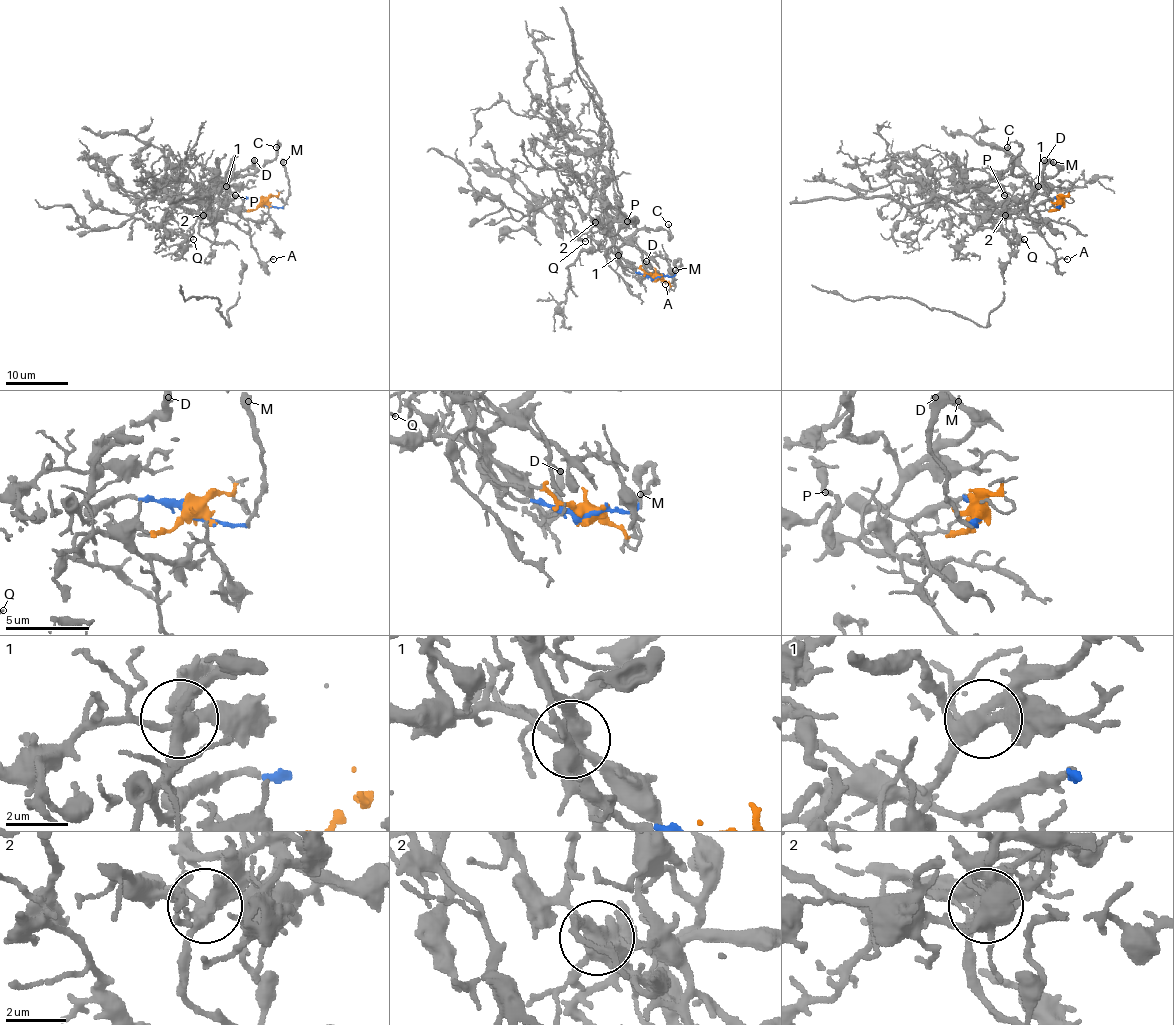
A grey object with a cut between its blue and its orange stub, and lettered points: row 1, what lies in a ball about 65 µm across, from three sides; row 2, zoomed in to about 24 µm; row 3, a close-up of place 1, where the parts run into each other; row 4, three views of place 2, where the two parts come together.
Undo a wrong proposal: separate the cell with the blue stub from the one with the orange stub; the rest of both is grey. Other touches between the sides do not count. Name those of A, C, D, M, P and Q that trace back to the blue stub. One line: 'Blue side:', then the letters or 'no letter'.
Blue side: C, D, M, P

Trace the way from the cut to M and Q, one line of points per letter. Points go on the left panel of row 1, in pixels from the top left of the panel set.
M: (262, 203), (279, 206), (285, 203), (288, 186), (284, 161)
Q: (264, 203), (248, 211), (223, 210), (222, 216), (214, 217), (177, 206), (170, 217), (194, 239)

